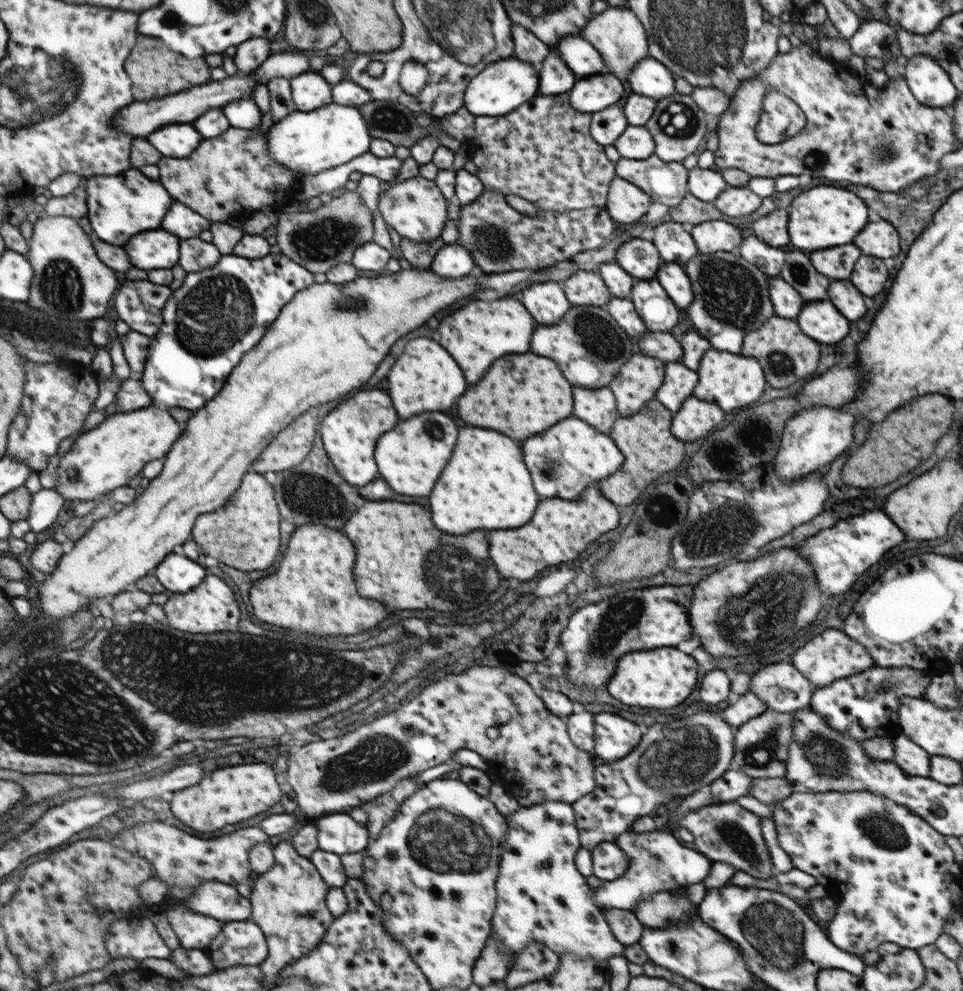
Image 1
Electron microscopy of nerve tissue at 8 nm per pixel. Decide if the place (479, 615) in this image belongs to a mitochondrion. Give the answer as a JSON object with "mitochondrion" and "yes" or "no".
{"mitochondrion":"yes"}

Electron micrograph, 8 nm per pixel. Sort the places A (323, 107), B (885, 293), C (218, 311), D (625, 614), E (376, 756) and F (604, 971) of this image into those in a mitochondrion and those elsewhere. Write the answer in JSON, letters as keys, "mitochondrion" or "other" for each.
{"A":"other","B":"other","C":"mitochondrion","D":"mitochondrion","E":"mitochondrion","F":"other"}

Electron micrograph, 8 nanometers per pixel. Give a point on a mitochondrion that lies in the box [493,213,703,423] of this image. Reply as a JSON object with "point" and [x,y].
{"point":[591,331]}

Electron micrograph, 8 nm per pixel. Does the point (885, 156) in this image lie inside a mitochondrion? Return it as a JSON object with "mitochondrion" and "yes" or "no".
{"mitochondrion":"yes"}

